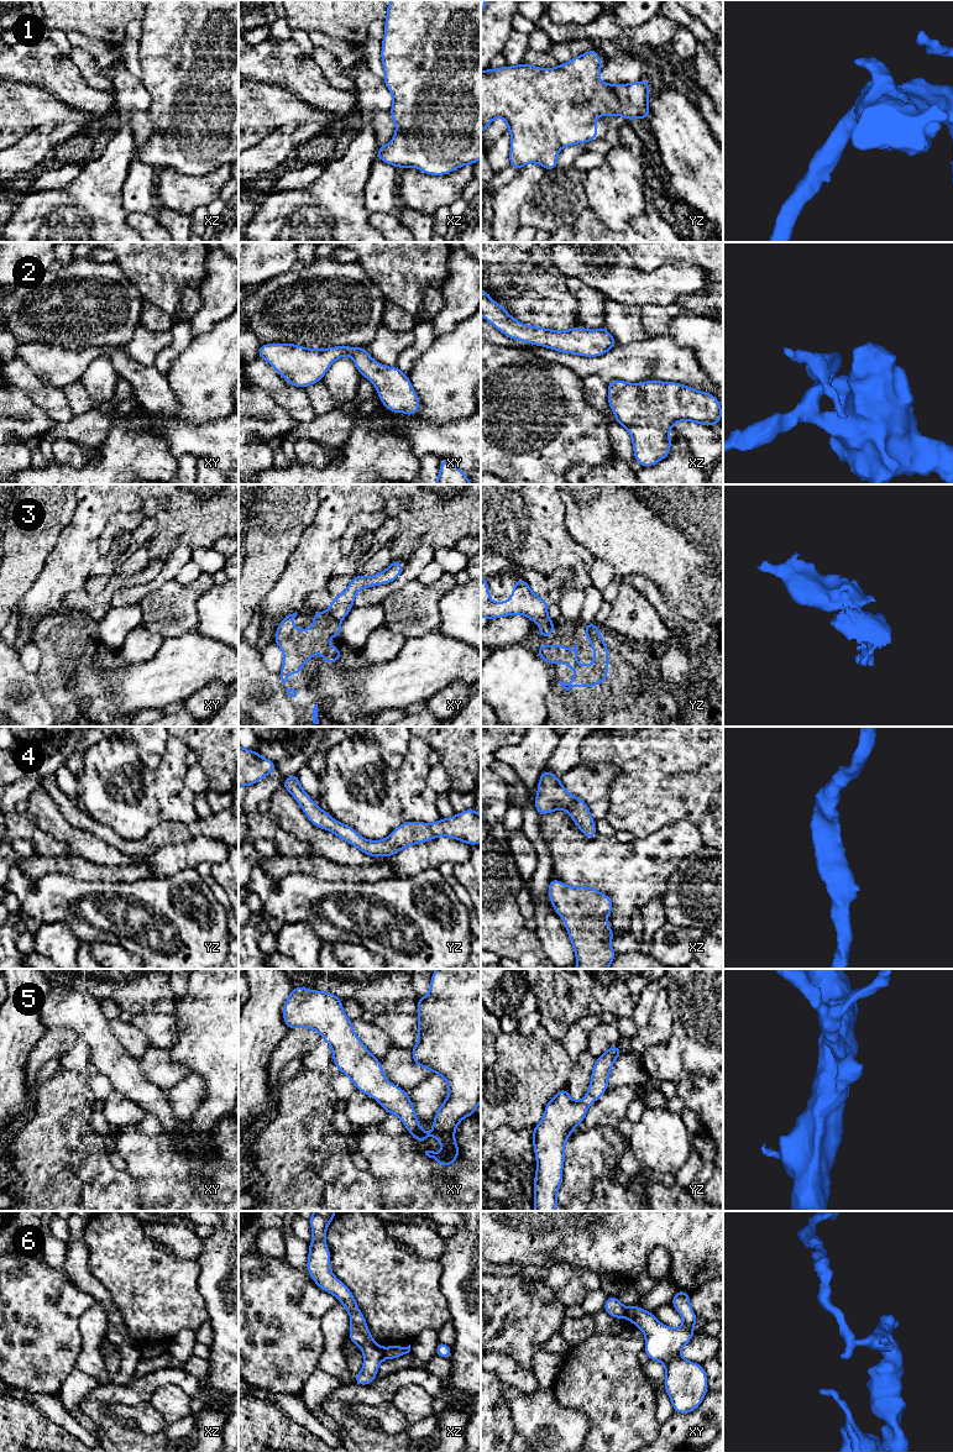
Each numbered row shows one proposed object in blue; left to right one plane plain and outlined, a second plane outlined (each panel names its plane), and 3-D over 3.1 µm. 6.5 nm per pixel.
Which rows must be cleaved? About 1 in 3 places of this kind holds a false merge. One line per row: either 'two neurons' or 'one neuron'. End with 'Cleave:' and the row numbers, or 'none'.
1: one neuron
2: one neuron
3: two neurons
4: one neuron
5: one neuron
6: two neurons
Cleave: 3, 6

